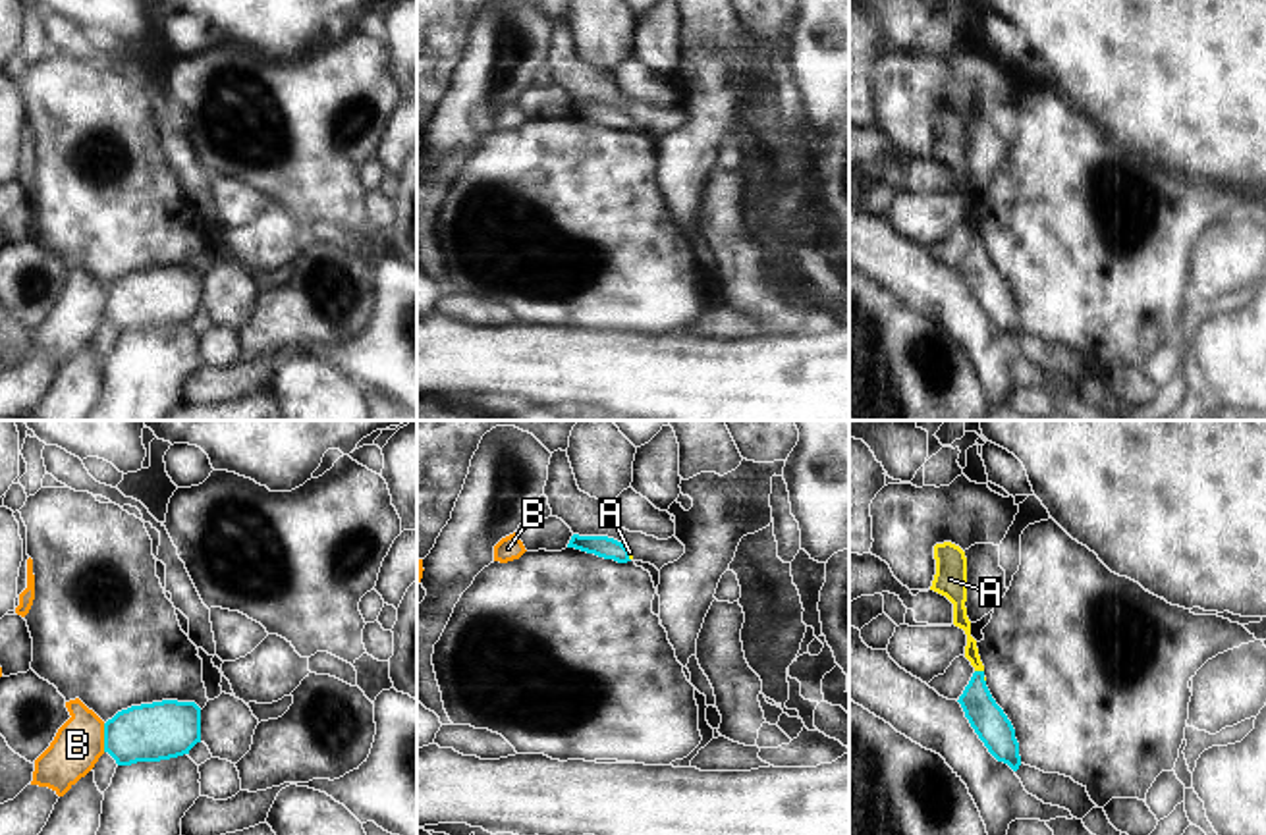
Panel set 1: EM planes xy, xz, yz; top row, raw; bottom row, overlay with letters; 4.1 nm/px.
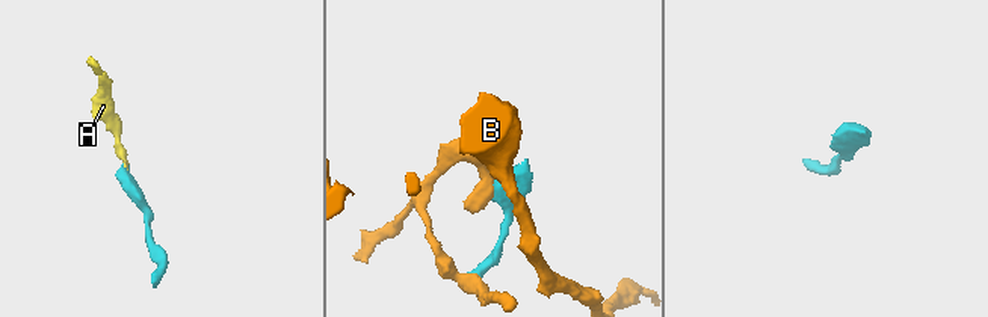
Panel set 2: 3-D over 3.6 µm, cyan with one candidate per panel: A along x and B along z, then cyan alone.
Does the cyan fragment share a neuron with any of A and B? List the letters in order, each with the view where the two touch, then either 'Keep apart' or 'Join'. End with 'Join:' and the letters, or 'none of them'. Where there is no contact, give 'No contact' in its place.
A: Touches cyan in yz. Join
B: Touches cyan in xy. Keep apart
Join: A.

